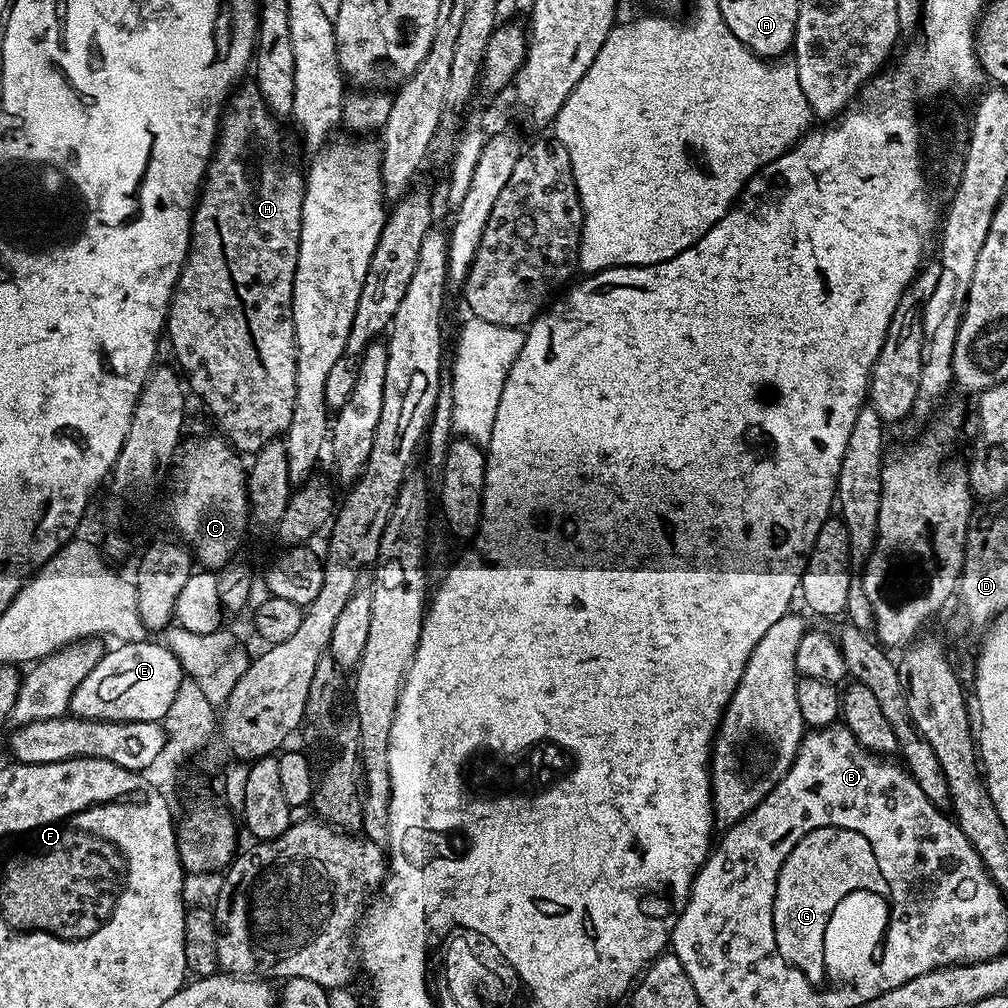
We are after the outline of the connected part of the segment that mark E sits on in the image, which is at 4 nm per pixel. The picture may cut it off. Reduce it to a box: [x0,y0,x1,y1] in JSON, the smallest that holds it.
[68,640,186,723]

